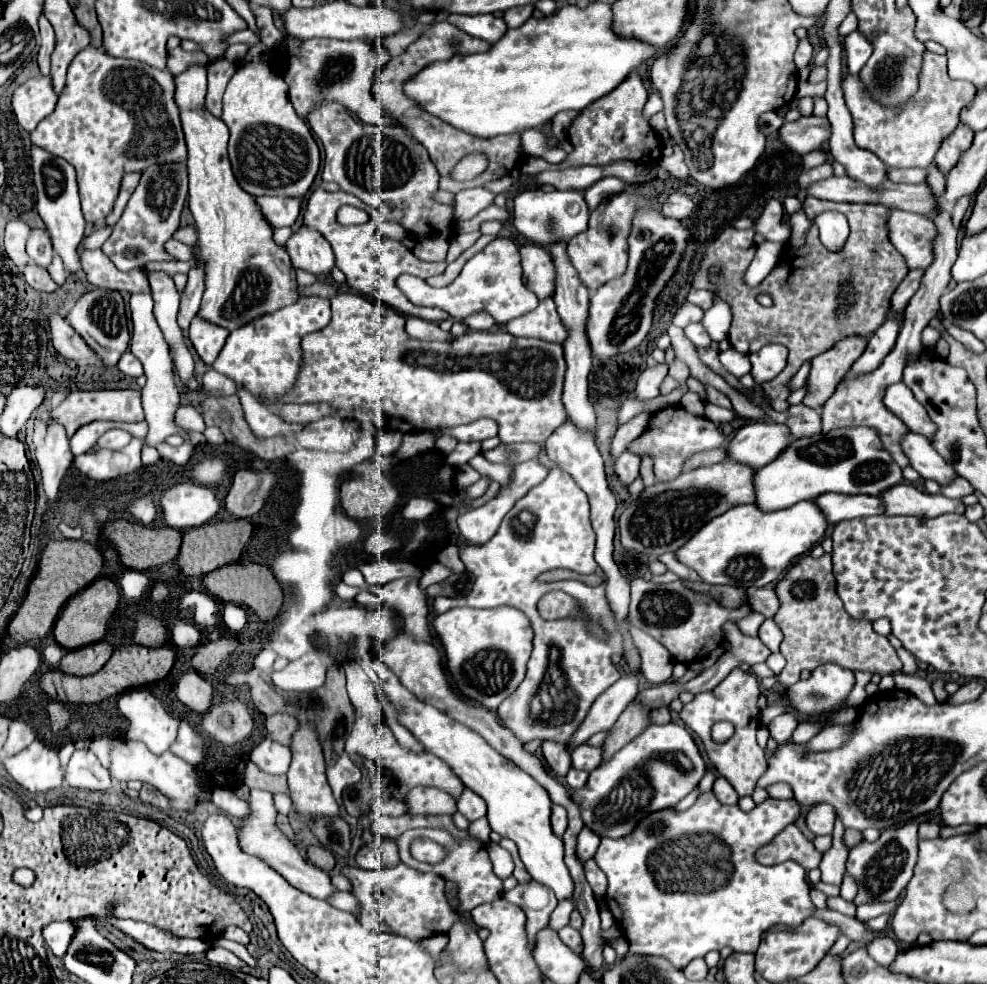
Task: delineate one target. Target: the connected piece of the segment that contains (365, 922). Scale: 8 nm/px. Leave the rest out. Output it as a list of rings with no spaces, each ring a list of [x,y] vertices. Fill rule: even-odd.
[[[400,862],[398,866],[382,872],[368,872],[358,866],[344,866],[344,876],[348,876],[354,884],[354,896],[360,902],[358,920],[364,928],[376,928],[378,916],[400,936],[430,938],[436,934],[446,934],[458,918],[444,896],[444,878],[436,874],[420,872]],[[378,888],[382,892],[382,898],[378,898]]]

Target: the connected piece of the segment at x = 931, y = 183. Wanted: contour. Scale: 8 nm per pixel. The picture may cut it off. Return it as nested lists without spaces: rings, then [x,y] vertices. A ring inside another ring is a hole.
[[[932,162],[930,164],[930,168],[928,168],[928,188],[932,188],[932,192],[936,192],[936,196],[940,196],[942,198],[942,194],[944,194],[944,182],[946,182],[946,178],[944,178],[944,174],[936,168],[936,164]]]

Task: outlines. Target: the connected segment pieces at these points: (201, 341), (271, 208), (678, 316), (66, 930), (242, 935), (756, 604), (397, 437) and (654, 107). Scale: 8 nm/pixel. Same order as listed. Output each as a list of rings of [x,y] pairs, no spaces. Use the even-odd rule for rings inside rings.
[[[200,316],[192,320],[192,326],[188,332],[196,352],[208,366],[212,366],[212,362],[218,358],[220,350],[226,344],[226,338],[230,336],[230,330],[220,328],[216,324],[208,324],[208,320],[200,320]]]
[[[260,196],[256,198],[260,210],[264,212],[266,220],[274,226],[292,226],[300,214],[300,198],[268,198],[268,196]]]
[[[686,302],[686,304],[682,304],[682,306],[678,308],[678,312],[674,314],[672,324],[680,326],[680,328],[686,328],[686,326],[692,324],[692,322],[700,322],[702,316],[704,316],[704,310],[702,310],[702,308]]]
[[[52,922],[42,930],[42,934],[44,934],[44,940],[50,946],[50,950],[58,958],[62,958],[64,952],[68,950],[68,944],[72,942],[72,936],[76,934],[76,926],[74,926],[74,922]]]
[[[233,925],[227,927],[226,930],[221,933],[220,937],[238,942],[245,946],[250,943],[250,938],[248,938],[249,935],[241,930],[241,928],[236,928],[235,926],[233,927]]]
[[[774,586],[748,588],[748,604],[750,604],[752,610],[764,614],[766,618],[772,618],[780,608],[780,600],[776,596]]]
[[[392,429],[380,430],[376,434],[376,454],[392,456],[402,444],[402,432]]]
[[[654,92],[654,94],[650,94],[650,98],[648,98],[648,102],[646,102],[646,108],[644,108],[644,116],[646,118],[650,118],[652,114],[656,114],[656,112],[660,112],[662,110],[662,102],[660,102],[660,94],[658,92]]]

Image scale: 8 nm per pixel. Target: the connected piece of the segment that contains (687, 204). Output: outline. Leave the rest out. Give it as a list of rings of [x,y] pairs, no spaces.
[[[676,190],[666,198],[666,202],[662,206],[662,214],[668,218],[674,218],[674,220],[684,220],[686,216],[690,216],[692,208],[694,208],[694,202],[690,200],[690,196]]]

